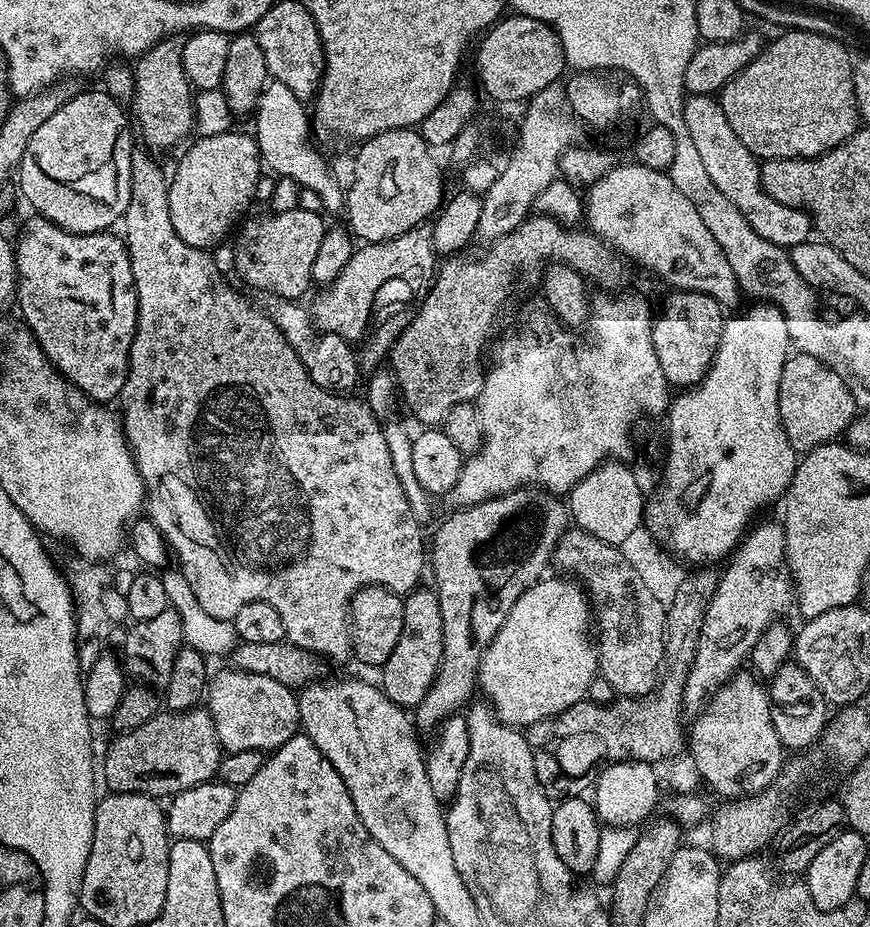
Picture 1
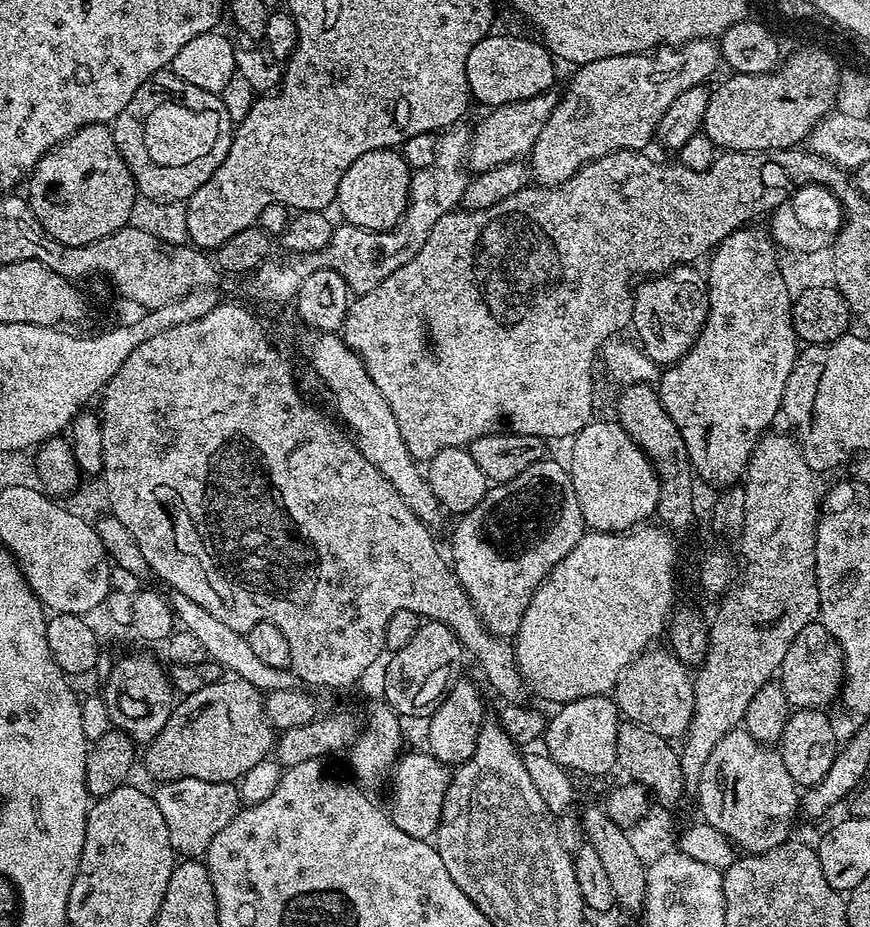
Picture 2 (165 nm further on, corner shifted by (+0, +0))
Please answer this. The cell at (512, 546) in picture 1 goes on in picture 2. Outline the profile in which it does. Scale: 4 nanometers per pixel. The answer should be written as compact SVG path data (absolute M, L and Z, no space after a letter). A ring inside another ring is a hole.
M551 458L534 462L534 466L522 470L518 478L489 487L482 502L457 520L460 521L452 532L452 571L466 590L485 628L496 636L515 637L522 614L526 606L530 606L530 598L534 598L540 583L552 573L558 562L562 562L562 558L566 558L566 554L570 554L570 550L574 550L574 546L578 546L586 531L578 494L574 494L571 471Z

